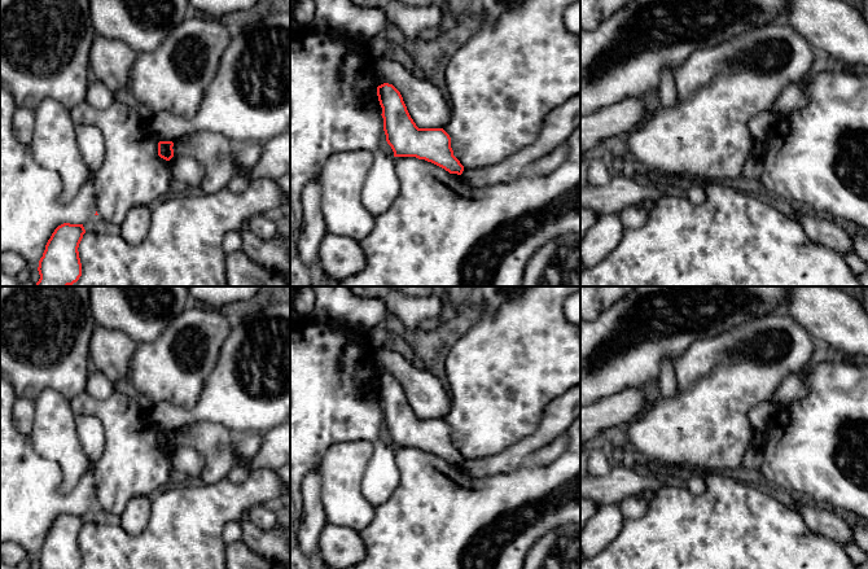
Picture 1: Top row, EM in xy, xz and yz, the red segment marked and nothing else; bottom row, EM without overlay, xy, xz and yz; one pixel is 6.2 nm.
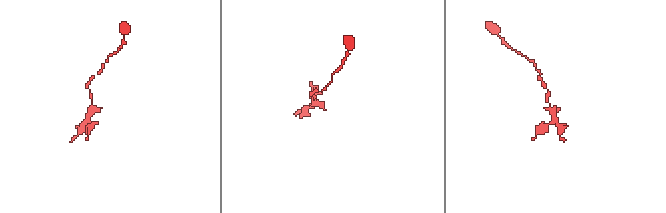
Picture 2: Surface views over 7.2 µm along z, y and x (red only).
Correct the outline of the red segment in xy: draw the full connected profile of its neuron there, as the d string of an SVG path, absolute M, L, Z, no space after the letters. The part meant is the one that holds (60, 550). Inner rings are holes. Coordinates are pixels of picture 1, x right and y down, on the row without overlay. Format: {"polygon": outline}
{"polygon": "M63 513L54 520L39 551L40 569L79 569L82 566L78 538L84 524L83 515Z"}

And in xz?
{"polygon": "M389 373L377 377L382 398L383 421L394 447L416 447L450 464L461 465L464 456L453 446L451 428L443 419L418 419L411 408L400 382Z"}

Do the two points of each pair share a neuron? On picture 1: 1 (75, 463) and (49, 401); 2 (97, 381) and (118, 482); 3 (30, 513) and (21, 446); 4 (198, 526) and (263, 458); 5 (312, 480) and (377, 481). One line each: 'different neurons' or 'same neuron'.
1: same neuron
2: different neurons
3: same neuron
4: different neurons
5: different neurons

